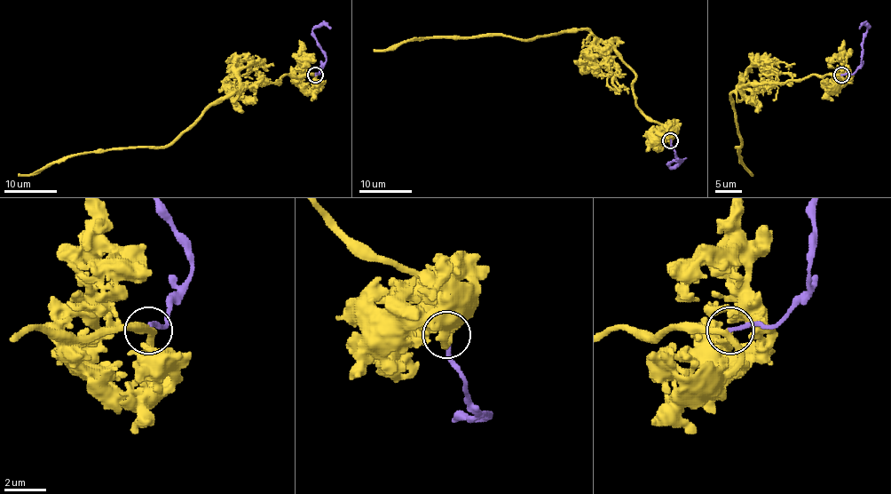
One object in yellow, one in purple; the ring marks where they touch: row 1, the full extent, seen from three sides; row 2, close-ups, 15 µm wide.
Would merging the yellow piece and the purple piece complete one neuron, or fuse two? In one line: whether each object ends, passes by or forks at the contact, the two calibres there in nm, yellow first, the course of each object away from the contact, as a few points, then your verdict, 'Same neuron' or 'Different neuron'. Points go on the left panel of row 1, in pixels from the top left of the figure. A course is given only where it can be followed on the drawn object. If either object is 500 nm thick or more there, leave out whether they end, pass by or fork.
At the ring yellow passes by. At the ring purple ends. Thickness 320 nm (yellow) against 190 nm. Course of yellow: (316, 75), (284, 75), (280, 83), (240, 86), (216, 99), (169, 144), (74, 154), (19, 176). Course of purple: (314, 75), (319, 73), (325, 61), (325, 52), (312, 31), (324, 24), (330, 28). Different neuron

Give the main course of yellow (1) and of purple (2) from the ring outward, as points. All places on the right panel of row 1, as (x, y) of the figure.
1: (841, 75), (809, 75), (784, 83), (750, 83), (730, 94), (741, 144), (737, 147), (738, 154), (753, 176)
2: (841, 75), (853, 73), (861, 61), (863, 34), (867, 27), (864, 24), (859, 28)

